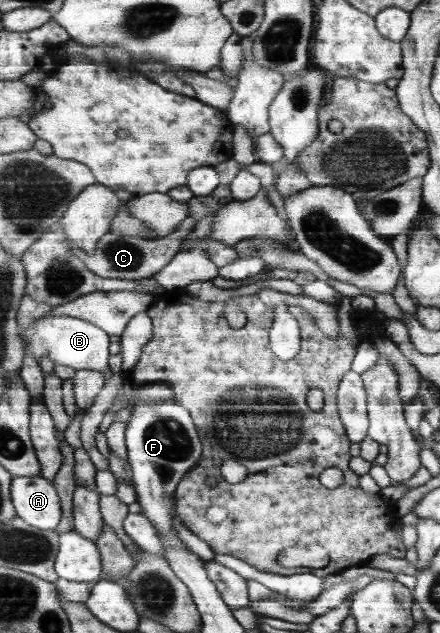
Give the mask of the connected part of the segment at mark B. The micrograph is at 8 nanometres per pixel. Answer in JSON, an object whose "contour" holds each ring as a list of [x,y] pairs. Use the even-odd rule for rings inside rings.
{"contour":[[[51,314],[38,320],[29,330],[22,332],[22,336],[30,344],[31,350],[38,358],[45,359],[49,355],[57,366],[73,367],[77,370],[95,369],[101,370],[107,375],[107,381],[115,377],[111,370],[111,347],[113,338],[111,333],[101,328],[98,324],[83,320],[75,316],[65,316],[64,314]]]}

